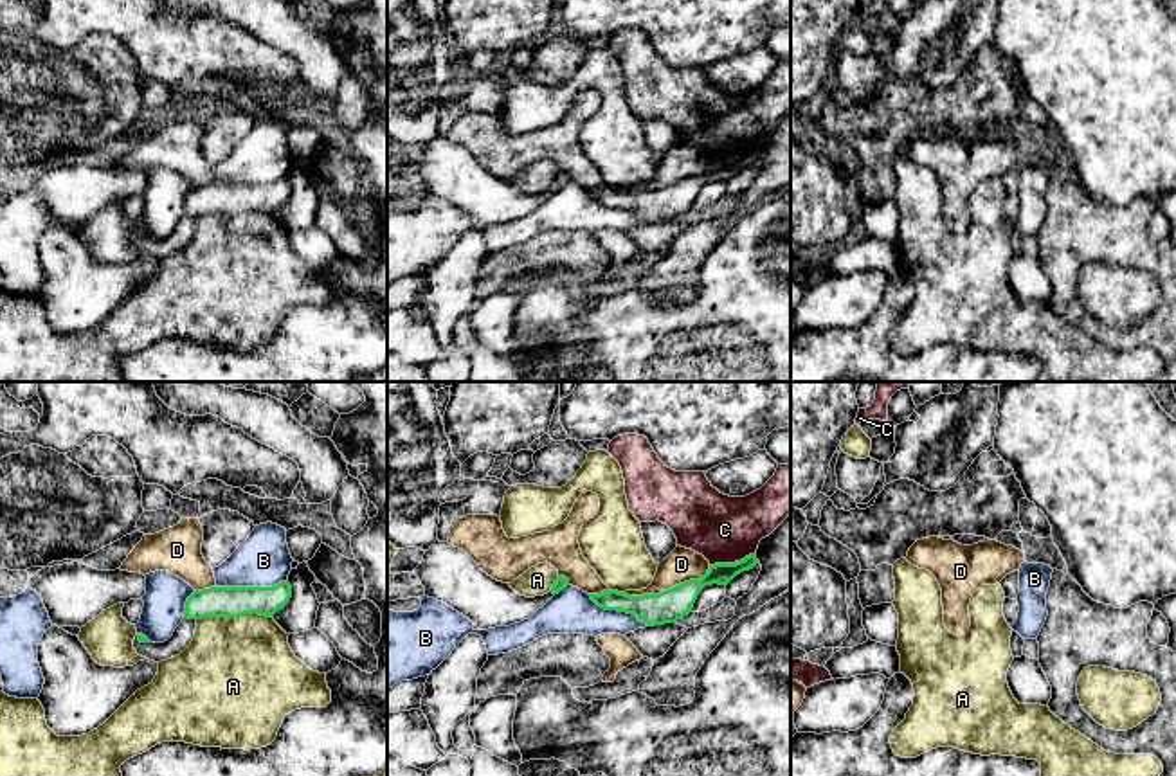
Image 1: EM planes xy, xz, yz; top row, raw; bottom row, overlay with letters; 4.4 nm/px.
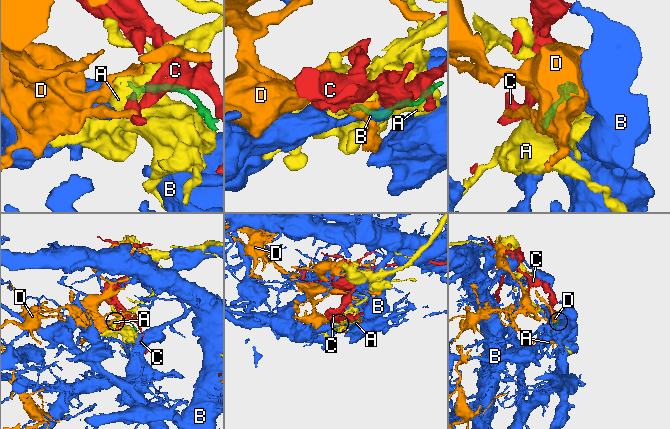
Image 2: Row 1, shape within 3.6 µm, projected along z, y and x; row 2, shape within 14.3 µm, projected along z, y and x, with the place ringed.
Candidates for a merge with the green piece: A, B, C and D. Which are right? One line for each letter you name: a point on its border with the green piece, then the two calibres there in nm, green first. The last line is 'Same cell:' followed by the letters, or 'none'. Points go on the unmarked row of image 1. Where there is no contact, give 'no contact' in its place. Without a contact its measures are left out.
Same cell: none

